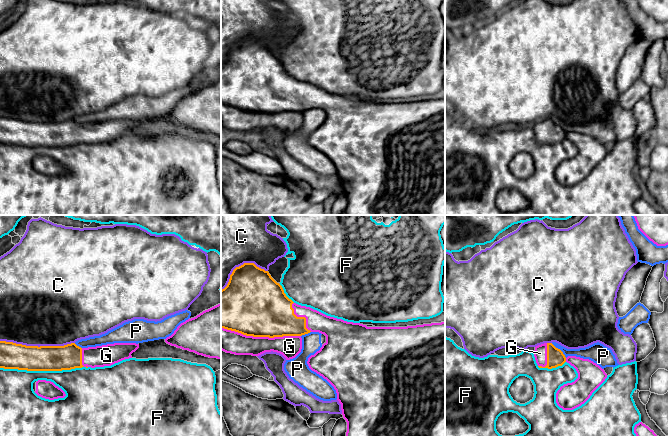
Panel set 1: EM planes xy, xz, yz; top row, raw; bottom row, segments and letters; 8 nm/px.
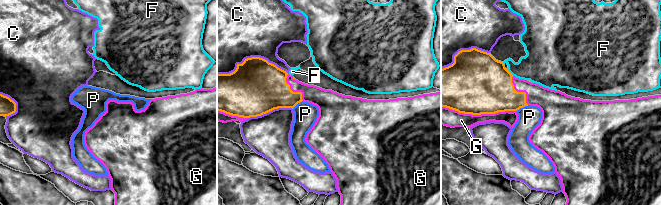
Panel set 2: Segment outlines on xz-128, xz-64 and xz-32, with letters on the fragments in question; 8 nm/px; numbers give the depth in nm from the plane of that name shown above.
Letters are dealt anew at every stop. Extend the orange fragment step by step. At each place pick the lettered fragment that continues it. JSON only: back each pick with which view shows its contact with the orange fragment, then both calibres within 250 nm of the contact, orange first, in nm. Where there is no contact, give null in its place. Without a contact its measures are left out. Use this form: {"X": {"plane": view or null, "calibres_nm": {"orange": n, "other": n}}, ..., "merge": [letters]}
{"G": {"plane": "xz", "calibres_nm": {"orange": 480, "other": 180}}, "merge": ["G"]}

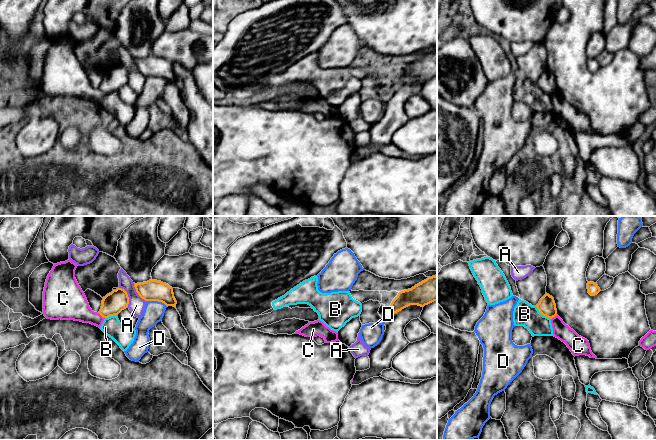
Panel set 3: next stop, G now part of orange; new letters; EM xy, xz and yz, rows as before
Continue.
{"merge": []}

